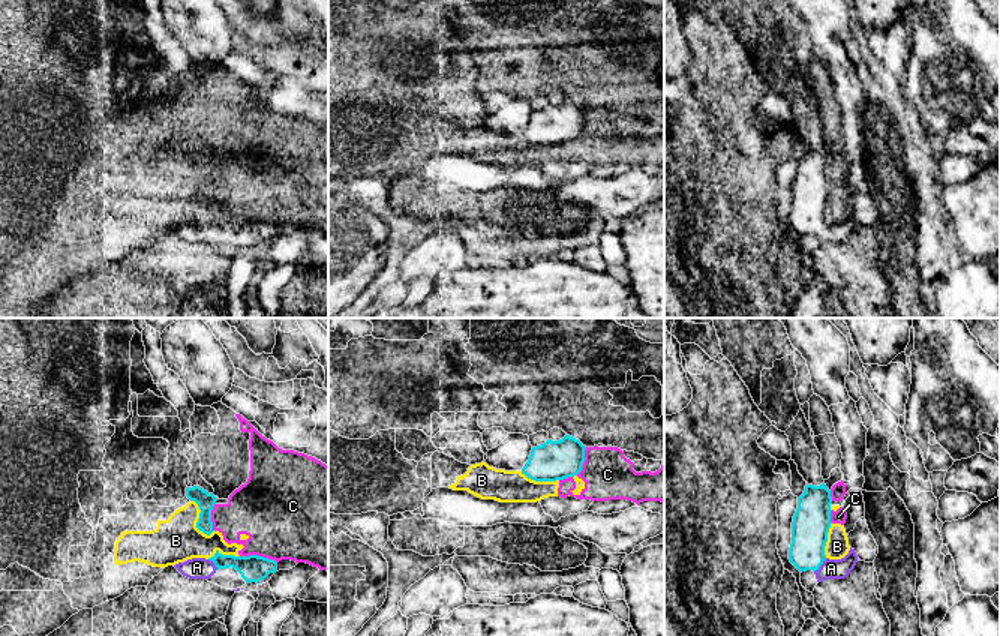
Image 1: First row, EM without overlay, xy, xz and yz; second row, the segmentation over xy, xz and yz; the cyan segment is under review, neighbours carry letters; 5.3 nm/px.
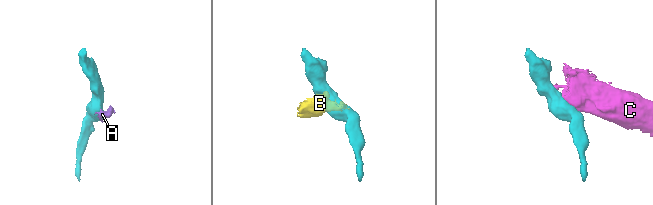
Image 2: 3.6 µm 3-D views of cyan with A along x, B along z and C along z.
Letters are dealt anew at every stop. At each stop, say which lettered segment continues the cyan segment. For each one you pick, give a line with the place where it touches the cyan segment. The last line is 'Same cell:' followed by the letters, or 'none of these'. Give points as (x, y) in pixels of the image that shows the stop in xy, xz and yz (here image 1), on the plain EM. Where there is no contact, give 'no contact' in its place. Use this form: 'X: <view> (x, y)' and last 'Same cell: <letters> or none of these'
A: yz (820, 228)
Same cell: A

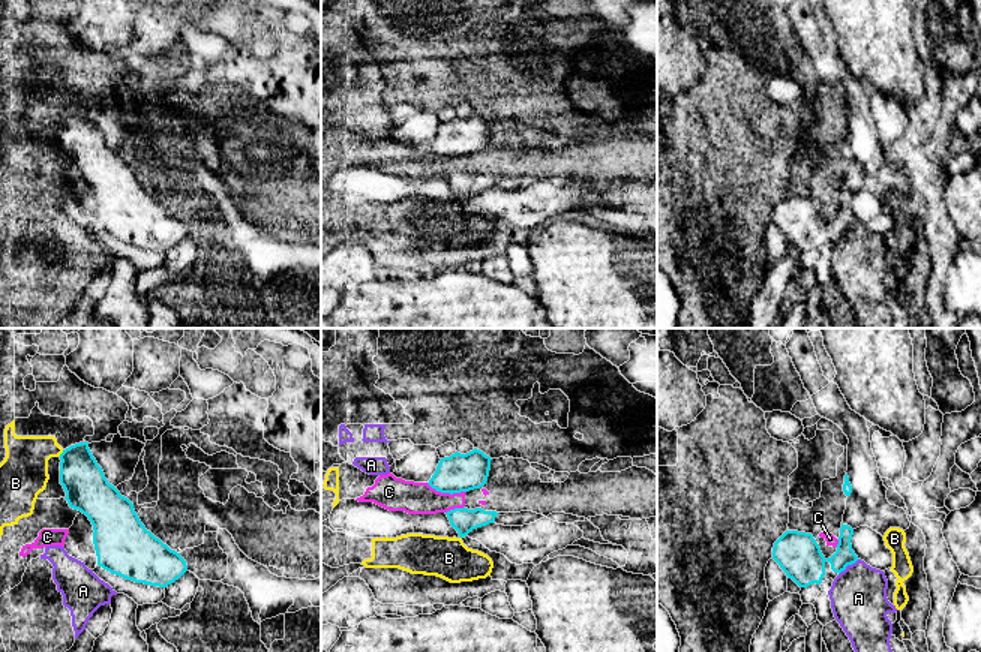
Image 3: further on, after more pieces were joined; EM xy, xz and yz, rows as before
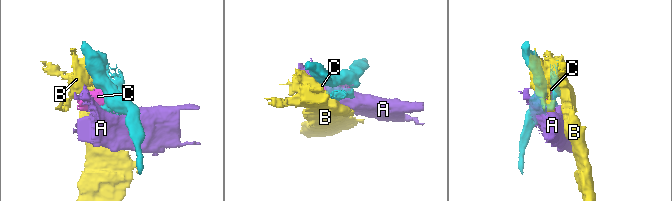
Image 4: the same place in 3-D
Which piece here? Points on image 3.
Same cell: none of these

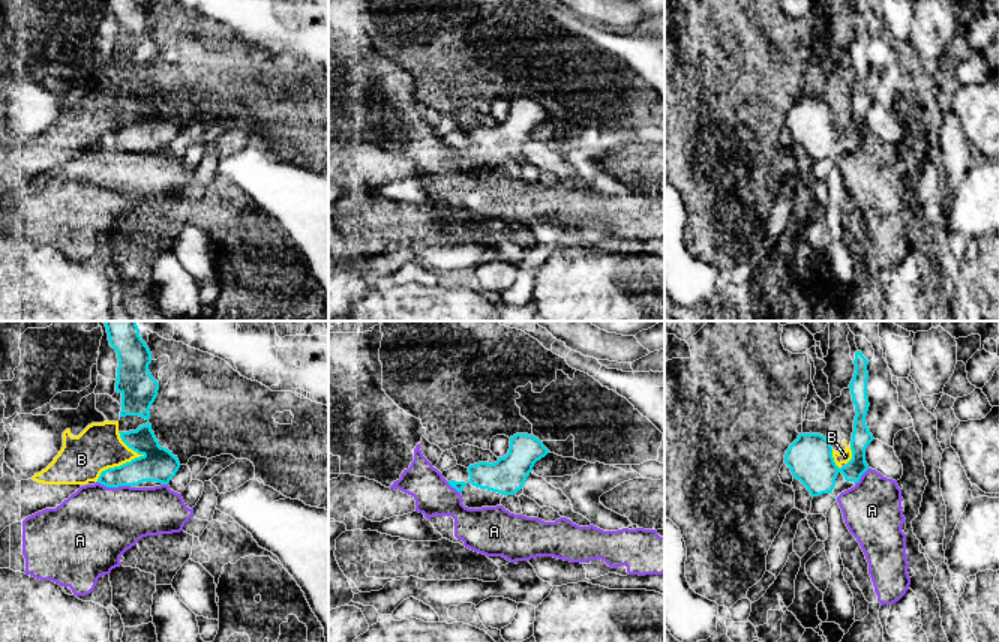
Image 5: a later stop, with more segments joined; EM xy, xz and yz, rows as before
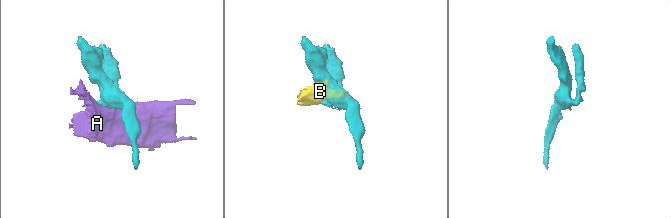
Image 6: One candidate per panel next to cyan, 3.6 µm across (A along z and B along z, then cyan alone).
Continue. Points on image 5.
Same cell: none of these

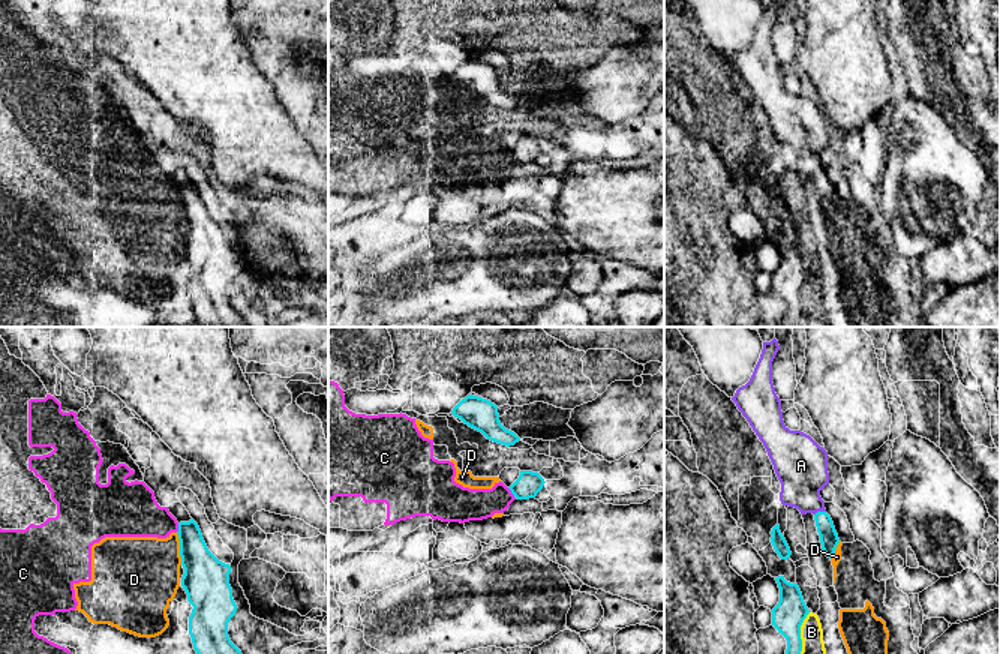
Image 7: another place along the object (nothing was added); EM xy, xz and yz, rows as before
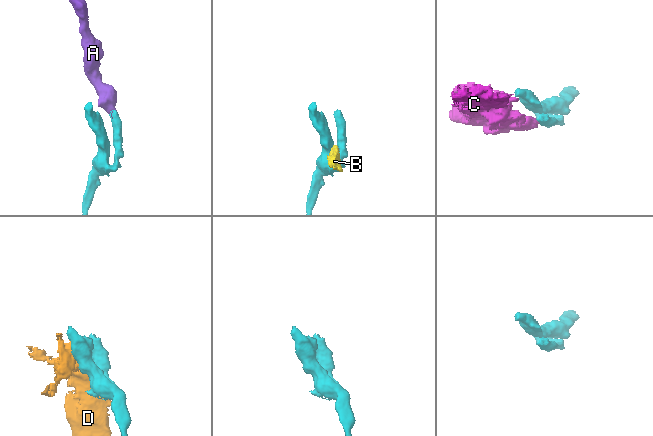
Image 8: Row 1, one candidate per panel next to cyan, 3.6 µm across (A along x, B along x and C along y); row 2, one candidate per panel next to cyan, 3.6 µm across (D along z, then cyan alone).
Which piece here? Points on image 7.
A: yz (819, 176)
Same cell: A

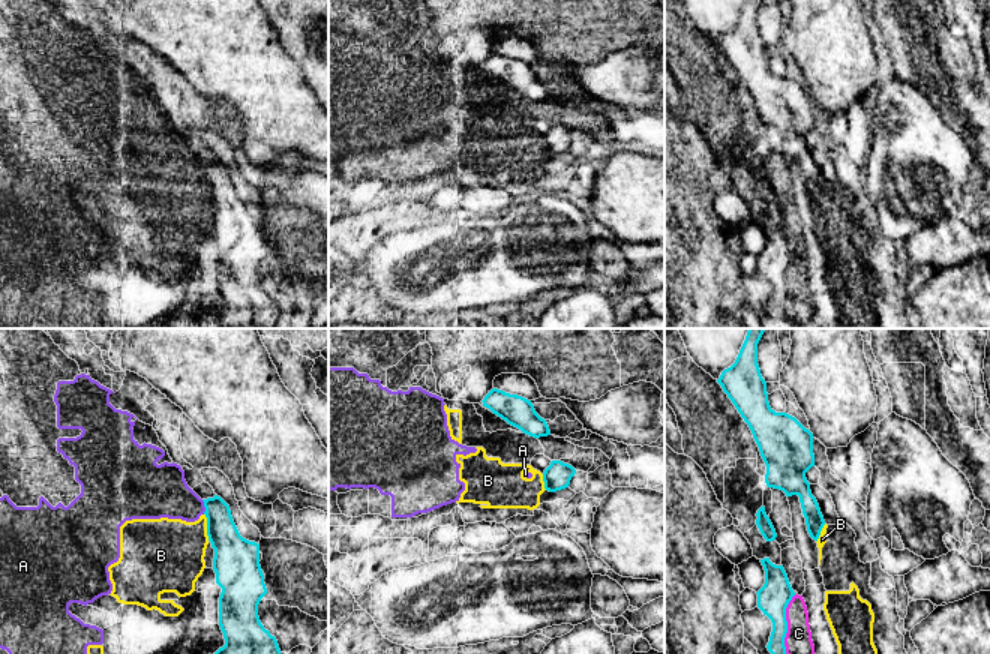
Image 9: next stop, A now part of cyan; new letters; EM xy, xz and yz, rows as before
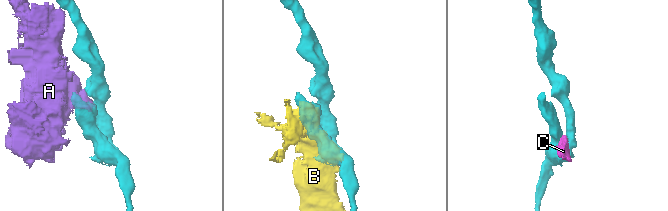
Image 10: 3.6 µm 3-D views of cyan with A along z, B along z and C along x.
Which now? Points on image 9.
Same cell: none of these

